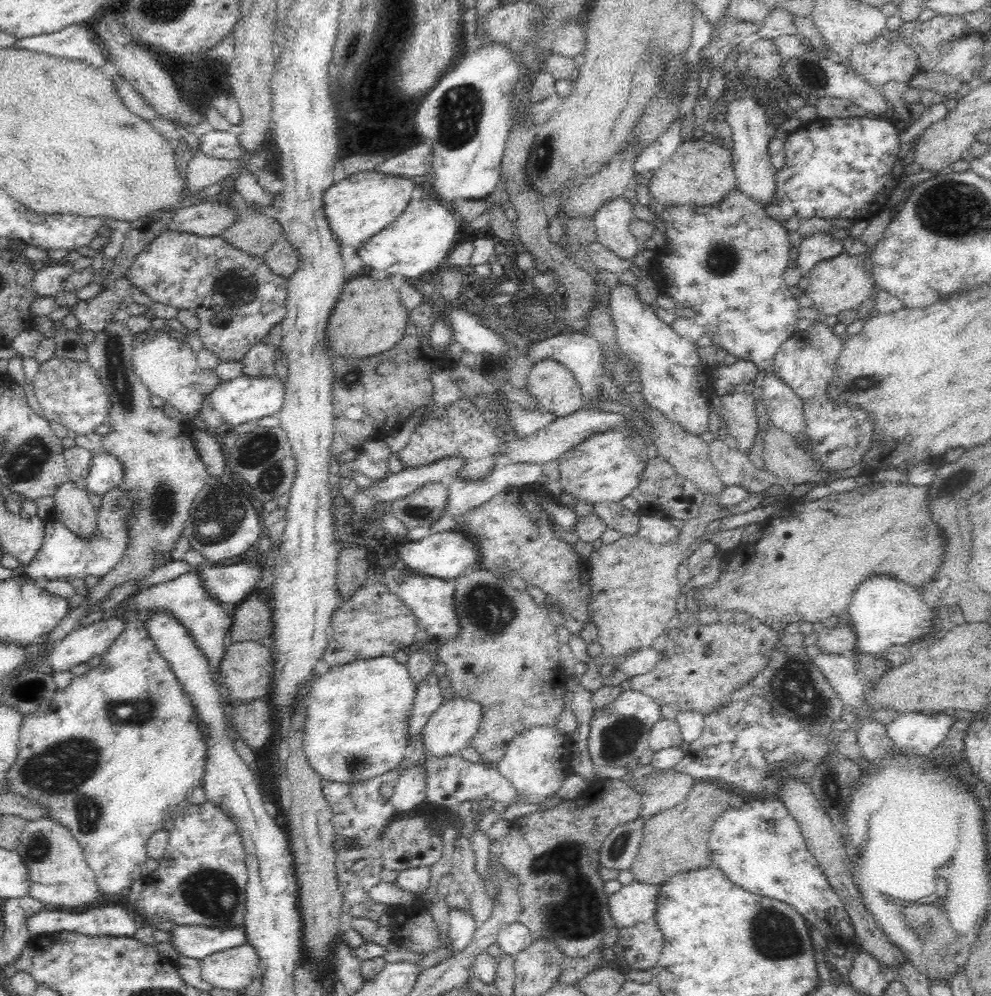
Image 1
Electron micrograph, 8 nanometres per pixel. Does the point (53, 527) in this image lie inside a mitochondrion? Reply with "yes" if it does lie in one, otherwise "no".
no

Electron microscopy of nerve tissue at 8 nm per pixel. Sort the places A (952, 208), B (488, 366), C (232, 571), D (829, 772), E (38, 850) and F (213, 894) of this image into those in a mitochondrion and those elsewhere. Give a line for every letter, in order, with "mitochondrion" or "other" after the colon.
A: mitochondrion
B: other
C: other
D: mitochondrion
E: mitochondrion
F: mitochondrion

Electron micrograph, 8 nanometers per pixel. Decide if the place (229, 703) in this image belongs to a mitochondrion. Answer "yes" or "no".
no

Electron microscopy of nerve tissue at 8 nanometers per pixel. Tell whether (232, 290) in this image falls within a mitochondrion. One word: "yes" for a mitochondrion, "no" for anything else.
yes

